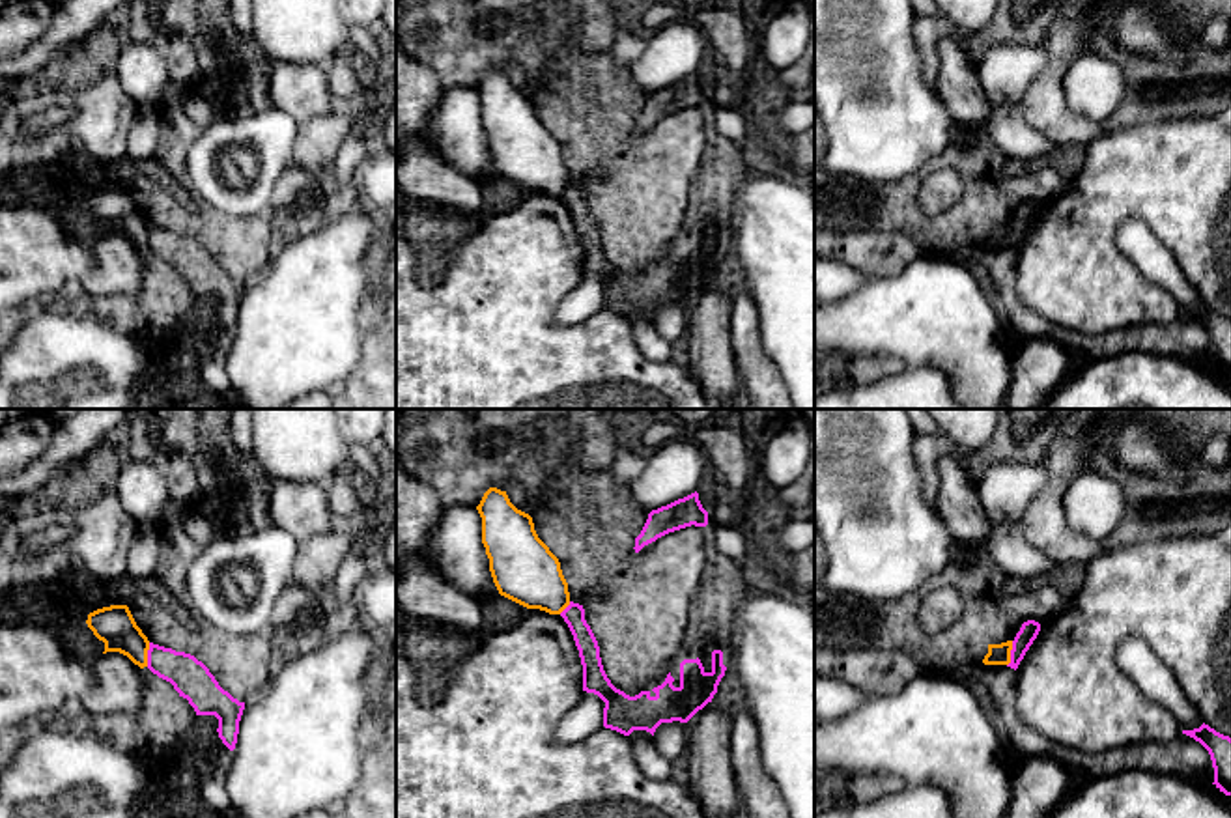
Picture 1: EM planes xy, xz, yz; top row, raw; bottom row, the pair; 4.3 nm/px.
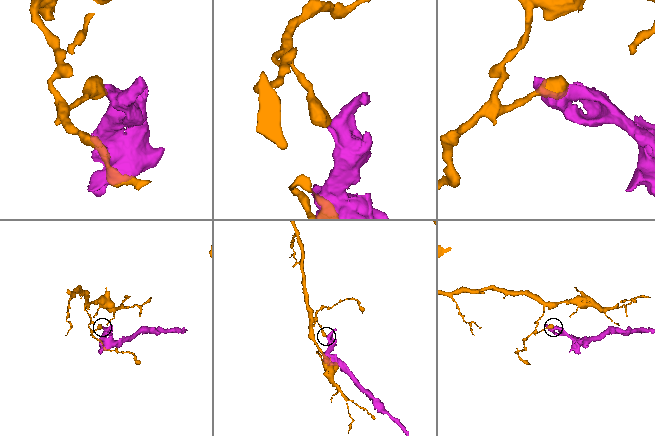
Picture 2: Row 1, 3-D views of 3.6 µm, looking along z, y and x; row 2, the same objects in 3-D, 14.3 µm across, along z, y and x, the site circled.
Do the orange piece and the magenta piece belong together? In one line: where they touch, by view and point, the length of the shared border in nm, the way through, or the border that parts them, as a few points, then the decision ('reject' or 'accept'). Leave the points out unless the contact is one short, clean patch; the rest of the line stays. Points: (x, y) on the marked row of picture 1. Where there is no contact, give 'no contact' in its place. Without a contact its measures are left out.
meets orange in yz at (1009, 654); contact 110 nm long; border along yz (1013, 641), (1007, 665); reject

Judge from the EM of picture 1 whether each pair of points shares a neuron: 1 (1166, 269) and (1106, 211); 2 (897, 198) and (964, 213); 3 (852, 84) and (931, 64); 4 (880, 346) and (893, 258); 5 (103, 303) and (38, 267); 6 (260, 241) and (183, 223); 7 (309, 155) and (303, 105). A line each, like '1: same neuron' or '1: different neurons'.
1: different neurons
2: same neuron
3: different neurons
4: different neurons
5: different neurons
6: same neuron
7: different neurons

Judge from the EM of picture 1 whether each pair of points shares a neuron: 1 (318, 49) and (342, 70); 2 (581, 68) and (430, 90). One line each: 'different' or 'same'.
1: different
2: different

